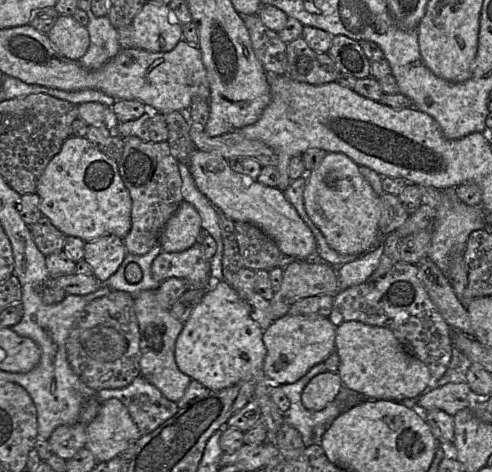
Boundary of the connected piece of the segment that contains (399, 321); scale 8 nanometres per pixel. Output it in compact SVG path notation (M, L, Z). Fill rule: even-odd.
M398 261L377 281L341 290L334 296L328 319L335 327L346 321L359 321L390 329L405 350L428 367L433 380L440 379L448 369L453 348L452 328L431 301L415 264Z

